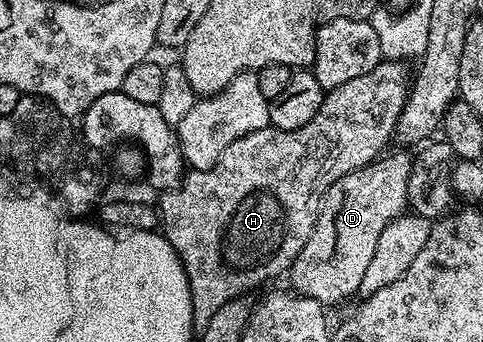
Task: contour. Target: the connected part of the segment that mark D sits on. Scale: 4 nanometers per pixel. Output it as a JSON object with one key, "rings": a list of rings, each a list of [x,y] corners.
{"rings":[[[401,148],[397,152],[390,151],[367,167],[344,175],[328,188],[315,229],[289,271],[290,287],[294,291],[326,306],[360,291],[380,235],[395,217],[404,215],[408,209],[407,183],[413,163],[412,155],[403,151]]]}

